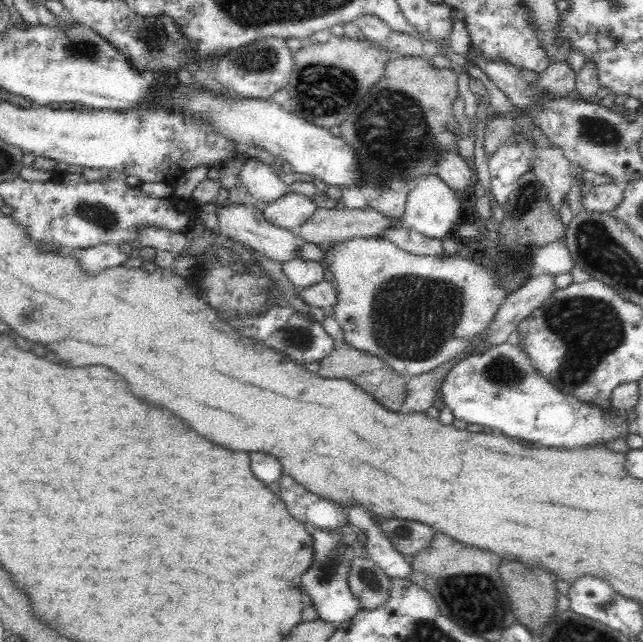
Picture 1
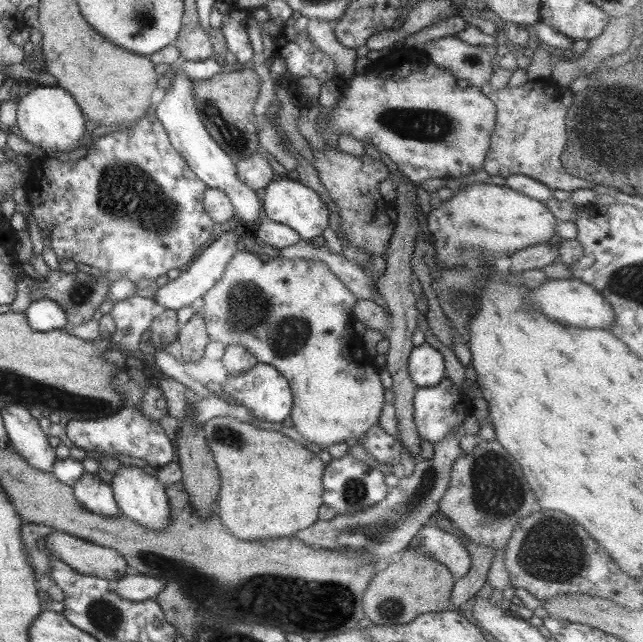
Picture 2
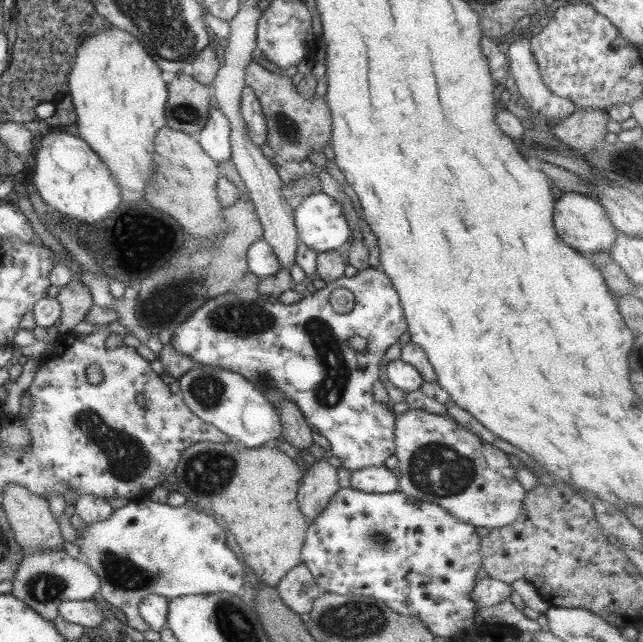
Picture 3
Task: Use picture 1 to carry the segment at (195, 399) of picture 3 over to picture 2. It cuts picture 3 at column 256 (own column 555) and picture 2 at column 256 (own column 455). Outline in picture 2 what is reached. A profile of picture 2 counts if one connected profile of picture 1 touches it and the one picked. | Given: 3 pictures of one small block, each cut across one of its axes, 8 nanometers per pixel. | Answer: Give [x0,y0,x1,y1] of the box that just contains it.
[221,362,291,422]

